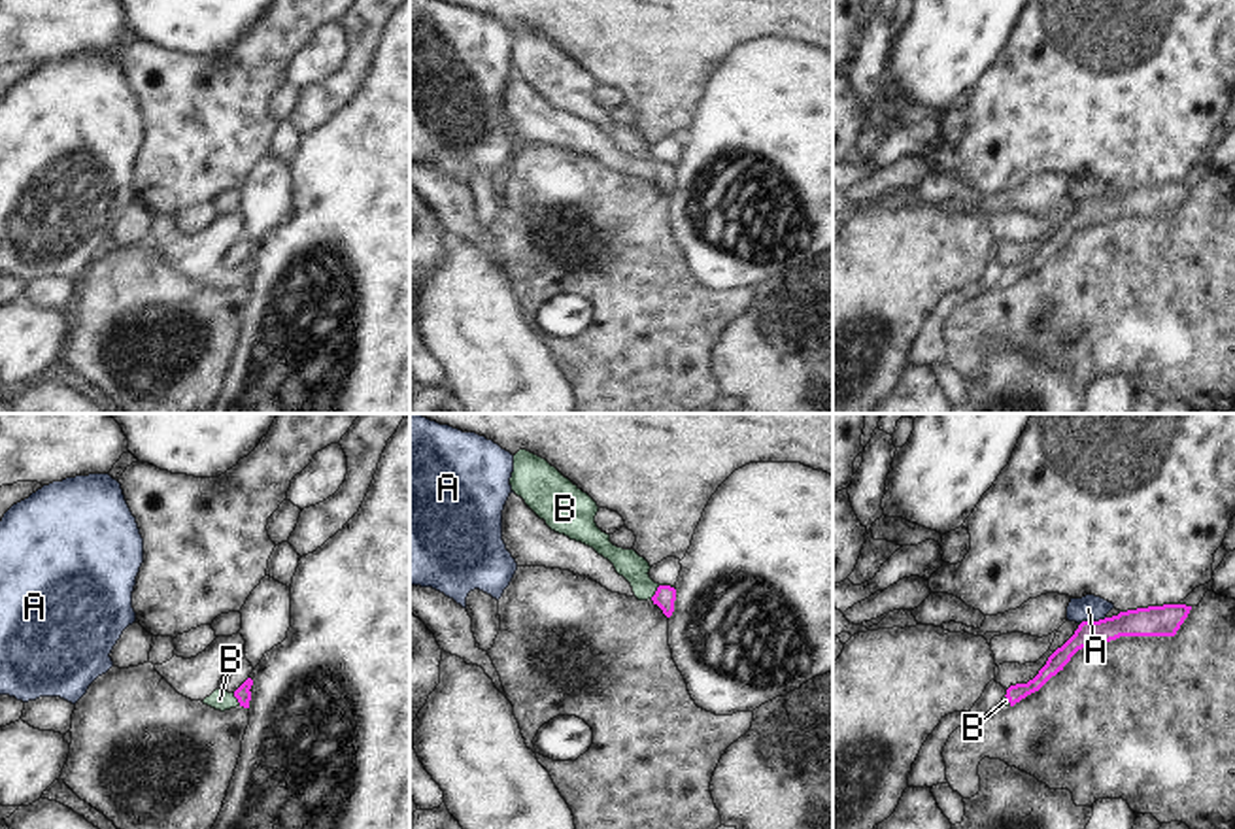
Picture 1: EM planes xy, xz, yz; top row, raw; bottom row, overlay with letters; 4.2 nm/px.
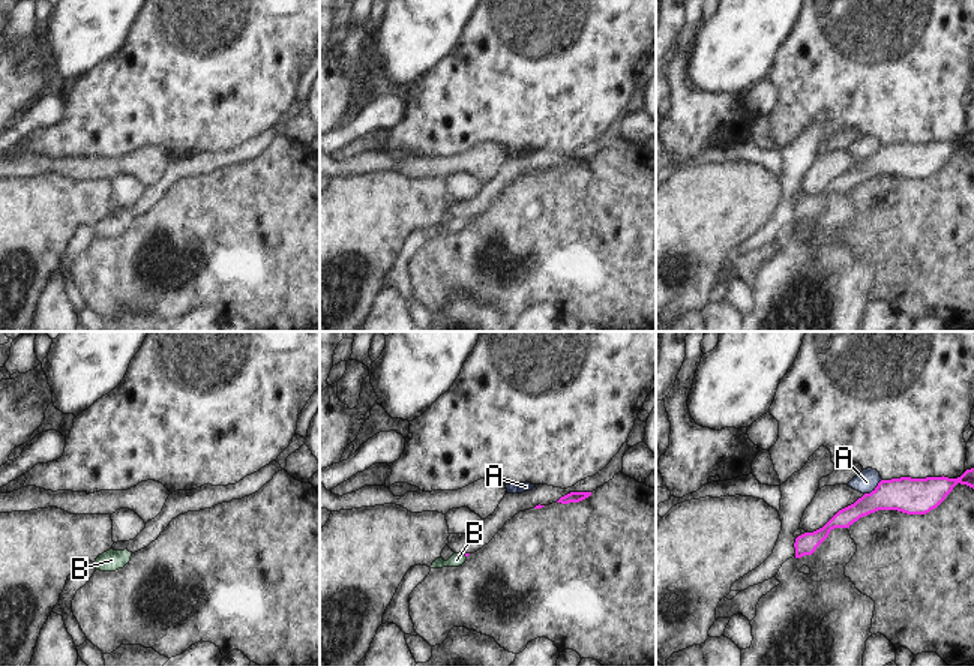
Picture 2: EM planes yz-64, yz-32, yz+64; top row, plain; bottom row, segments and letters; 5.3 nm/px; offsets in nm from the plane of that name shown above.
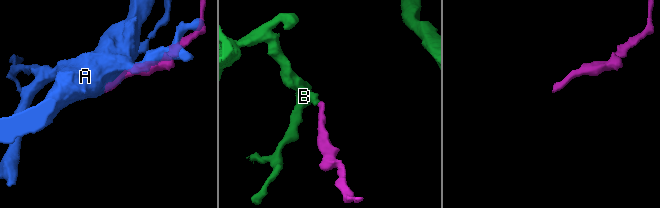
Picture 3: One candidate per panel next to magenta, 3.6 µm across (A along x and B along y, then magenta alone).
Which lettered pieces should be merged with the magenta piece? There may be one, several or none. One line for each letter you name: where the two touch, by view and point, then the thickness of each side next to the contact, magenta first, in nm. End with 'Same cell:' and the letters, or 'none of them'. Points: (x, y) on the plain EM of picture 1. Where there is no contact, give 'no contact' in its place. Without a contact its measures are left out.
B: meets magenta in xy at (236, 274); 70 nm thick on the magenta side, 90 nm on the other
Same cell: B

